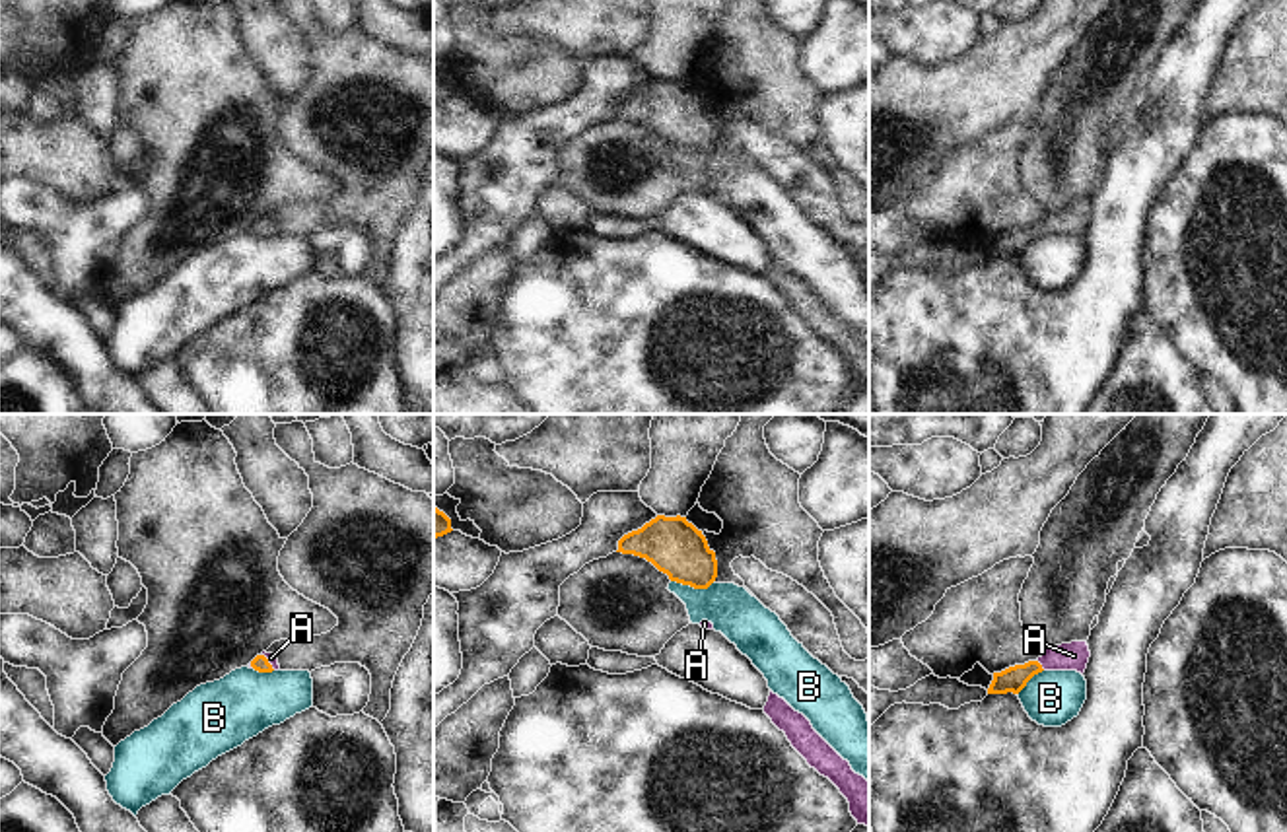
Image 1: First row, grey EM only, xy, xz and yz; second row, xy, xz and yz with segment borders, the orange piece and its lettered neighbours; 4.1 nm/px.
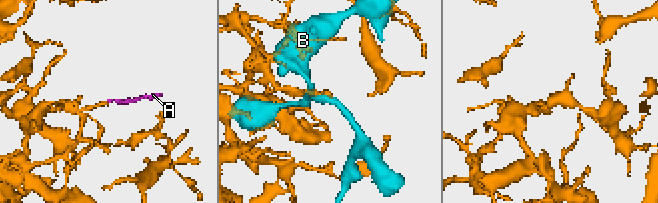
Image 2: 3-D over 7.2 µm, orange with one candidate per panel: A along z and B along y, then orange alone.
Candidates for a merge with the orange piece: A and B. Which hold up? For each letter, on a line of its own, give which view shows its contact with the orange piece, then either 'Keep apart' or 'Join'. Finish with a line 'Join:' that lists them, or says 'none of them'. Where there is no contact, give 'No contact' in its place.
A: Touches orange in yz. Join
B: Touches orange in xz. Keep apart
Join: A

